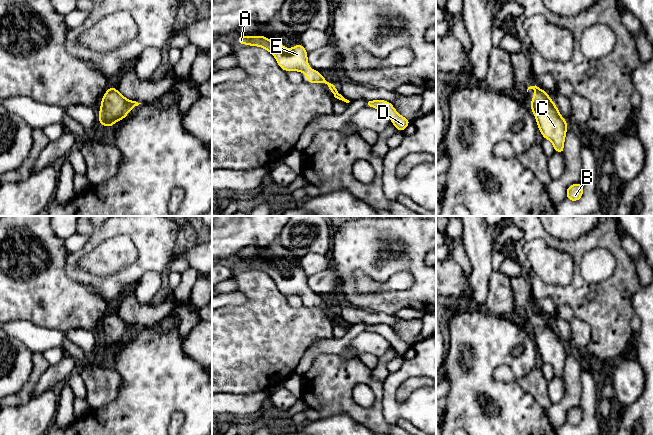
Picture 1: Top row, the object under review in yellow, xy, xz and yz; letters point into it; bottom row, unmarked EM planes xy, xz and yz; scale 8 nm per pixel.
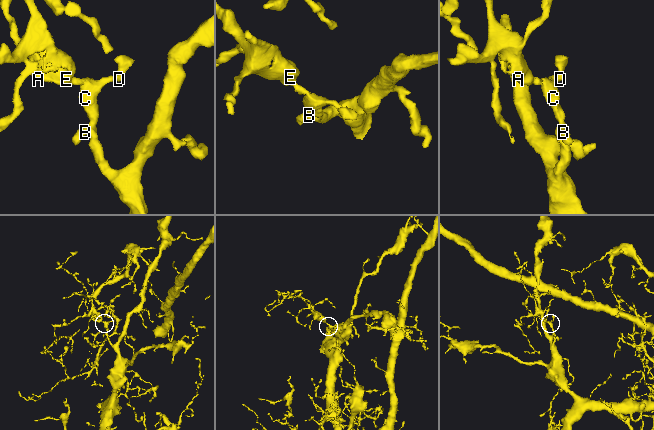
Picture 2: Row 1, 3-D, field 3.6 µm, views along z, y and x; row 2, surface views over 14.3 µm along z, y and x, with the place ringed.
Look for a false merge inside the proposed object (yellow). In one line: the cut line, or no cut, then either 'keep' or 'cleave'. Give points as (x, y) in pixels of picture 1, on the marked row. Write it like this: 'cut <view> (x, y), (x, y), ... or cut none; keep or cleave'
cut none; keep

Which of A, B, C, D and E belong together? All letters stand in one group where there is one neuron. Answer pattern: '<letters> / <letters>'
A B C D E

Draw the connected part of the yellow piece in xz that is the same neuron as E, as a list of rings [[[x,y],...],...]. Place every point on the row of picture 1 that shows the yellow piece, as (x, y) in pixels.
[[[237,36],[237,44],[262,47],[269,51],[276,59],[279,67],[284,71],[299,71],[306,75],[307,83],[323,83],[329,87],[330,92],[335,98],[346,103],[350,101],[345,99],[335,87],[335,84],[327,81],[323,75],[315,69],[309,68],[307,60],[308,52],[300,43],[287,50],[284,44],[277,44],[269,40],[266,36]]]

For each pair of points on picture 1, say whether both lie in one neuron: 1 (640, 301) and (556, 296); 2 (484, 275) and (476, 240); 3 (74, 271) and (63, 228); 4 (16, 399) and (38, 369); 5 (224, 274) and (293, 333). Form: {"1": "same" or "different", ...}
{"1": "different", "2": "same", "3": "different", "4": "same", "5": "different"}

